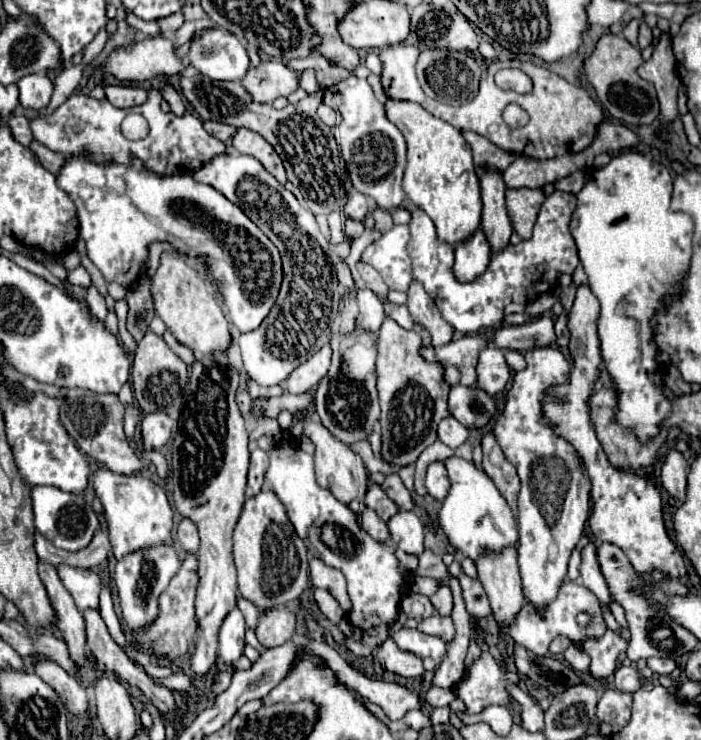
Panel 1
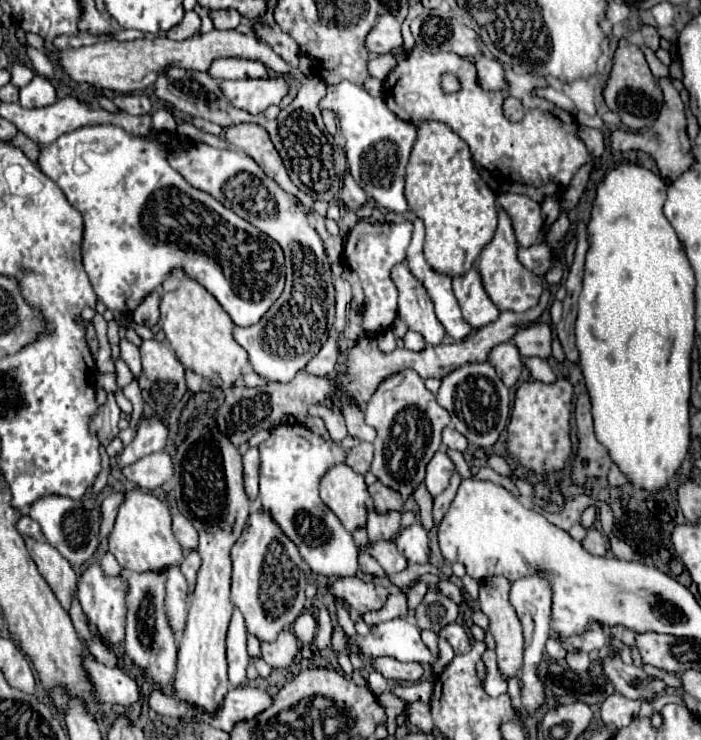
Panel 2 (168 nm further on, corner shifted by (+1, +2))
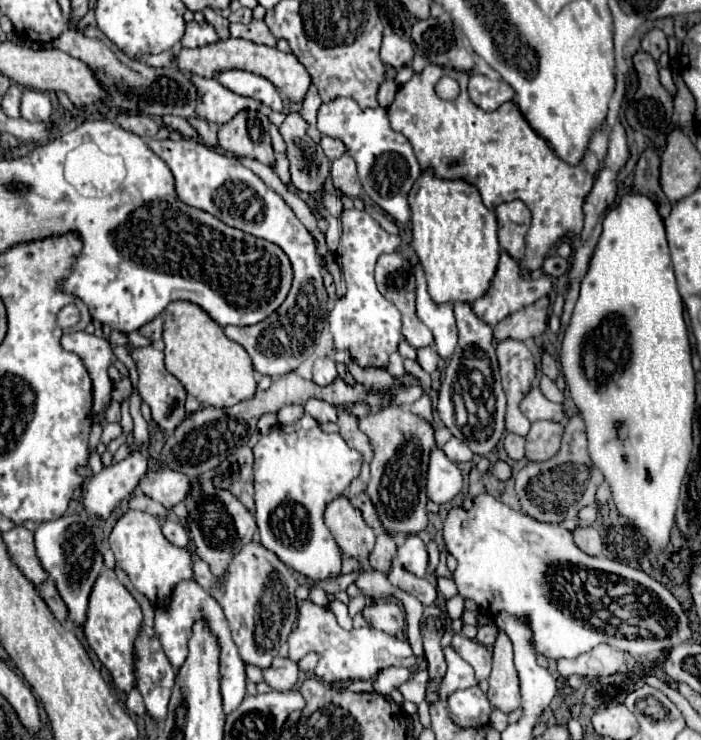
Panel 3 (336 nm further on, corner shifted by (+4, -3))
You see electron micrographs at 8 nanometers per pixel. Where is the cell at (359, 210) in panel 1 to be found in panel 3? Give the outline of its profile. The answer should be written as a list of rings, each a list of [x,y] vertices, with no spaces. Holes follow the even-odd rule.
[[[343,154],[341,158],[333,160],[331,176],[333,176],[335,190],[339,190],[341,194],[351,196],[351,198],[359,198],[361,196],[361,182],[357,178],[355,162],[353,162],[353,158],[349,154]]]

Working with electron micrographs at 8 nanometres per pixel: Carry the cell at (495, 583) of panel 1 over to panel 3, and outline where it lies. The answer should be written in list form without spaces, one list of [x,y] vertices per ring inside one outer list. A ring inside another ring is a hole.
[[[499,630],[493,646],[493,670],[487,696],[489,702],[505,714],[519,708],[519,678],[513,664],[513,646],[503,630]]]

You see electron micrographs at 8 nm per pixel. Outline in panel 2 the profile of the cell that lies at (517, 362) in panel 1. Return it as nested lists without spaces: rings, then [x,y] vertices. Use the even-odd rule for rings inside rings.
[[[530,357],[530,359],[524,359],[526,367],[530,369],[532,373],[532,379],[536,381],[542,381],[542,383],[554,383],[558,377],[556,373],[552,371],[552,367],[548,365],[548,361],[544,359],[538,359],[538,357]]]

